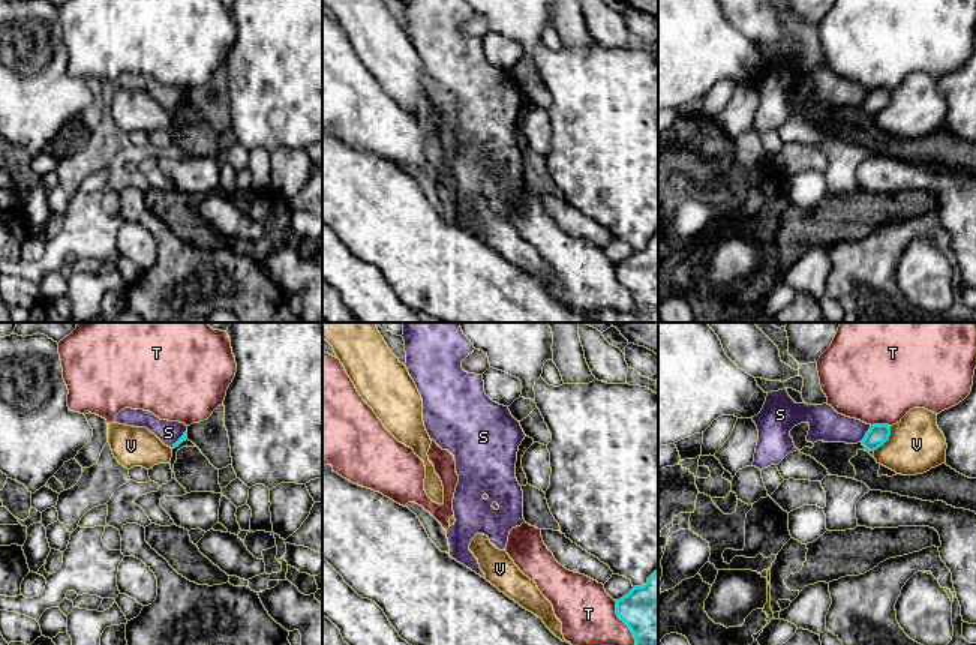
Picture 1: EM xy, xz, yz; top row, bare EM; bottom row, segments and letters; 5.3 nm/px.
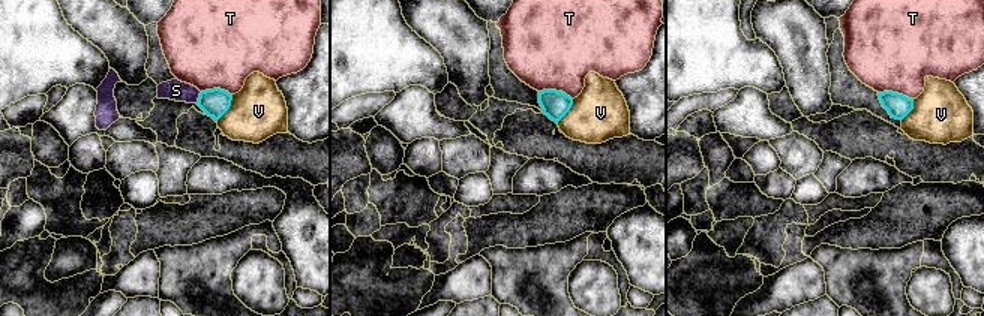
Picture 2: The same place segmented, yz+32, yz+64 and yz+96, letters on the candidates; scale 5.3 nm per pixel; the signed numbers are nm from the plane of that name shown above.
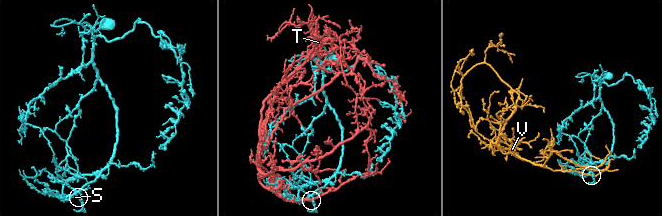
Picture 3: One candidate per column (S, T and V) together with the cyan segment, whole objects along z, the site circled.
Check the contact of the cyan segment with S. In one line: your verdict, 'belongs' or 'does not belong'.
does not belong

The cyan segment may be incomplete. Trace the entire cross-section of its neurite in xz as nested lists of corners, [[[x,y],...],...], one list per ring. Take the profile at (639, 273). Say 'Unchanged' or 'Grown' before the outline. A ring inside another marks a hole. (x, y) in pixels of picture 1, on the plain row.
Unchanged. [[[654,236],[643,250],[634,250],[616,266],[616,279],[624,285],[634,303],[634,312],[601,310],[588,314],[595,322],[658,322],[658,236]]]

